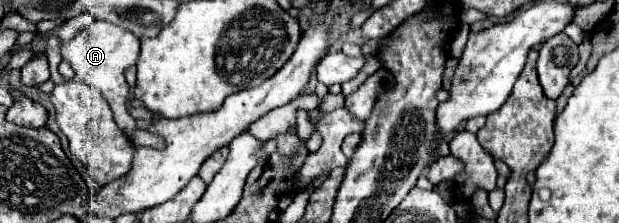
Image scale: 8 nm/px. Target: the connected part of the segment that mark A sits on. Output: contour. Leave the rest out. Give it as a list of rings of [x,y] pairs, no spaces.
[[[95,21],[89,31],[85,29],[75,39],[65,41],[61,47],[61,53],[63,53],[63,59],[71,63],[73,71],[75,71],[75,81],[83,81],[83,83],[89,83],[91,87],[97,87],[97,91],[101,91],[103,97],[107,99],[107,103],[115,115],[115,123],[123,131],[133,133],[137,129],[137,125],[135,125],[135,119],[127,111],[129,85],[125,81],[123,71],[137,63],[139,39],[131,31],[125,31],[119,25],[113,25],[107,21]]]

